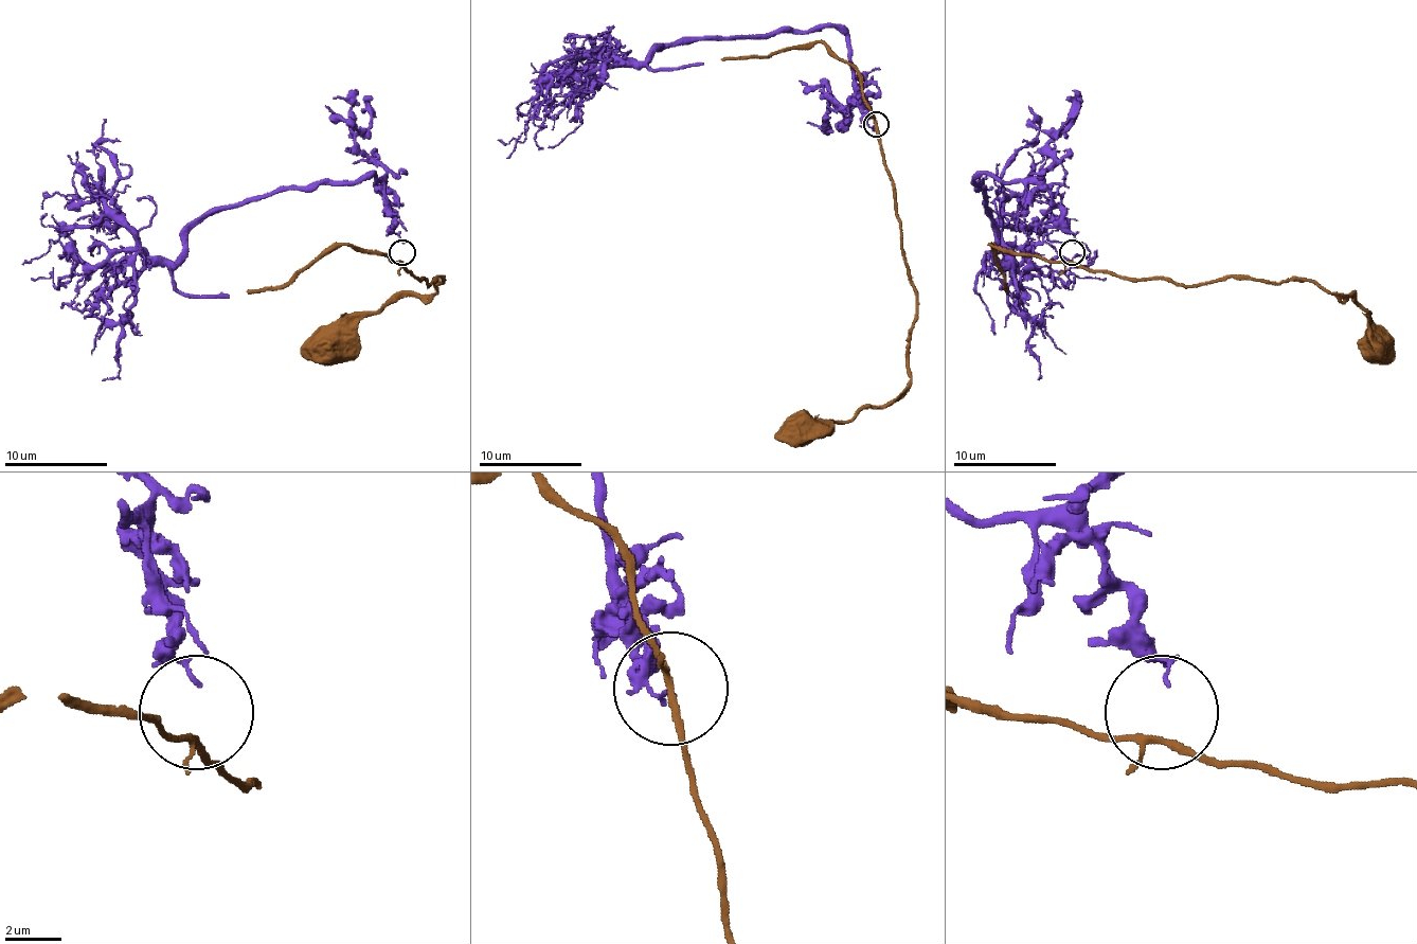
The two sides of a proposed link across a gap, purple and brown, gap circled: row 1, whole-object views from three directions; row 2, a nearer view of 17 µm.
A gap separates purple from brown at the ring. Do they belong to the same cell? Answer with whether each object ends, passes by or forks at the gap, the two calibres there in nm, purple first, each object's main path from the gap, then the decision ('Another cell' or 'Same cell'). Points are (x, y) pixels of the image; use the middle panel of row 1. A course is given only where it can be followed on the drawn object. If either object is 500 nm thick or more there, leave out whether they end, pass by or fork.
At the ring purple passes by. At the ring brown forks. Thickness 90 nm (purple) against 200 nm. Course of purple: (876, 126), (845, 36), (822, 27), (685, 36), (642, 61), (570, 59), (528, 111), (526, 137), (498, 139). Course of brown: (876, 124), (901, 252), (916, 296), (909, 386), (883, 406), (865, 406), (847, 422), (801, 416), (796, 427). Same cell

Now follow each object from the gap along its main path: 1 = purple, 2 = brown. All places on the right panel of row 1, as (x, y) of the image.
1: (1074, 243), (1036, 183), (974, 181), (1005, 263), (1043, 232), (1084, 245), (1087, 263)
2: (1072, 261), (1123, 279), (1187, 286), (1231, 275), (1315, 281), (1369, 312), (1364, 342), (1375, 348)

